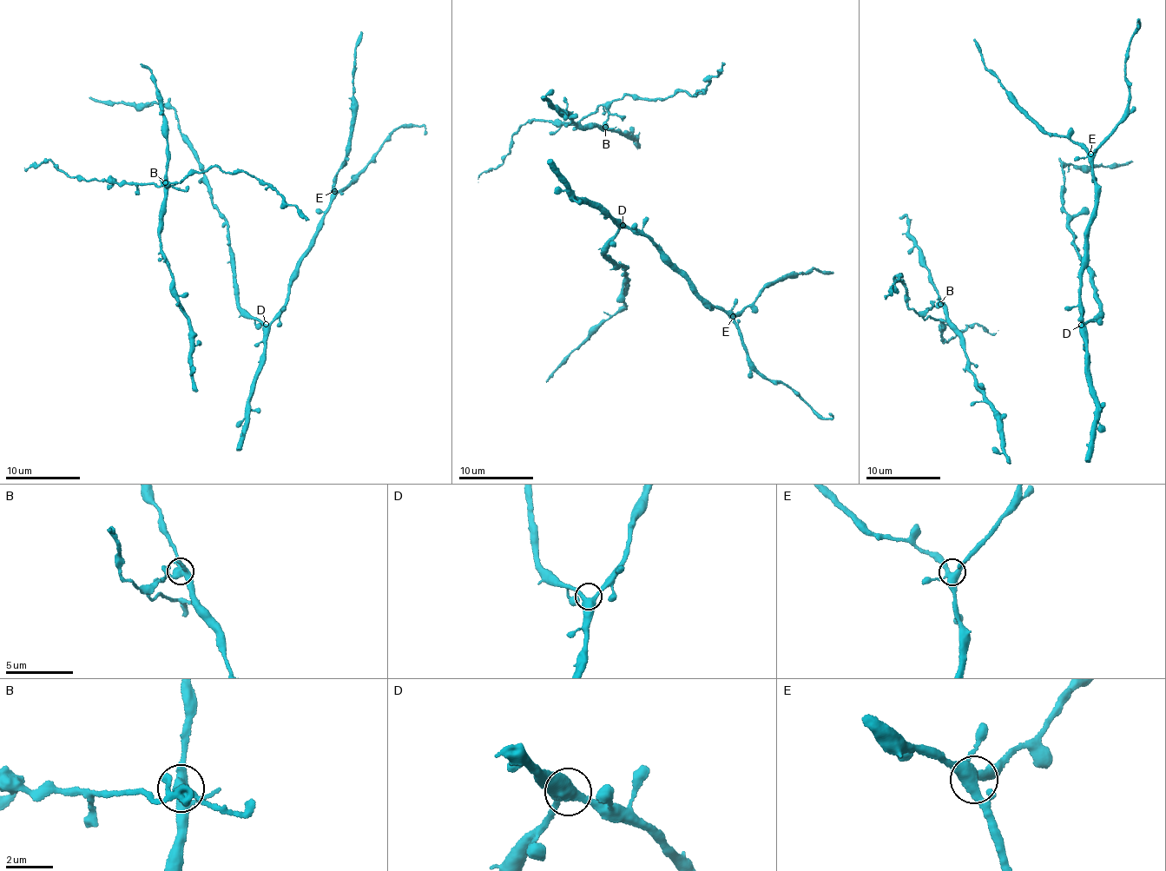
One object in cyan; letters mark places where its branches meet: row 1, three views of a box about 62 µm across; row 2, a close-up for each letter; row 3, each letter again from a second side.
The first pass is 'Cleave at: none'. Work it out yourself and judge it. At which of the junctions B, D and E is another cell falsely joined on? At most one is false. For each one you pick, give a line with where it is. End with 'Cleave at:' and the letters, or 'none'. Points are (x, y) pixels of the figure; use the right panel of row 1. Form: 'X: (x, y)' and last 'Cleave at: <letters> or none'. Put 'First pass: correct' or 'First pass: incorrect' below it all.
B: (940, 304)
Cleave at: B
First pass: incorrect

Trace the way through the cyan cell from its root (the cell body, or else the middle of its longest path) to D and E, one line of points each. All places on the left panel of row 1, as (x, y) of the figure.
D: (243, 441), (244, 424), (248, 417), (250, 386), (264, 350), (266, 324)
E: (243, 441), (250, 386), (264, 350), (264, 331), (284, 306), (290, 276), (297, 260), (309, 248), (334, 191)

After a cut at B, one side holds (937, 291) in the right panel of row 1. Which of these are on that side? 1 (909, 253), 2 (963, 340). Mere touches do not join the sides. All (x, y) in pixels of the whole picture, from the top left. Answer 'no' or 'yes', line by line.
1: yes
2: yes

